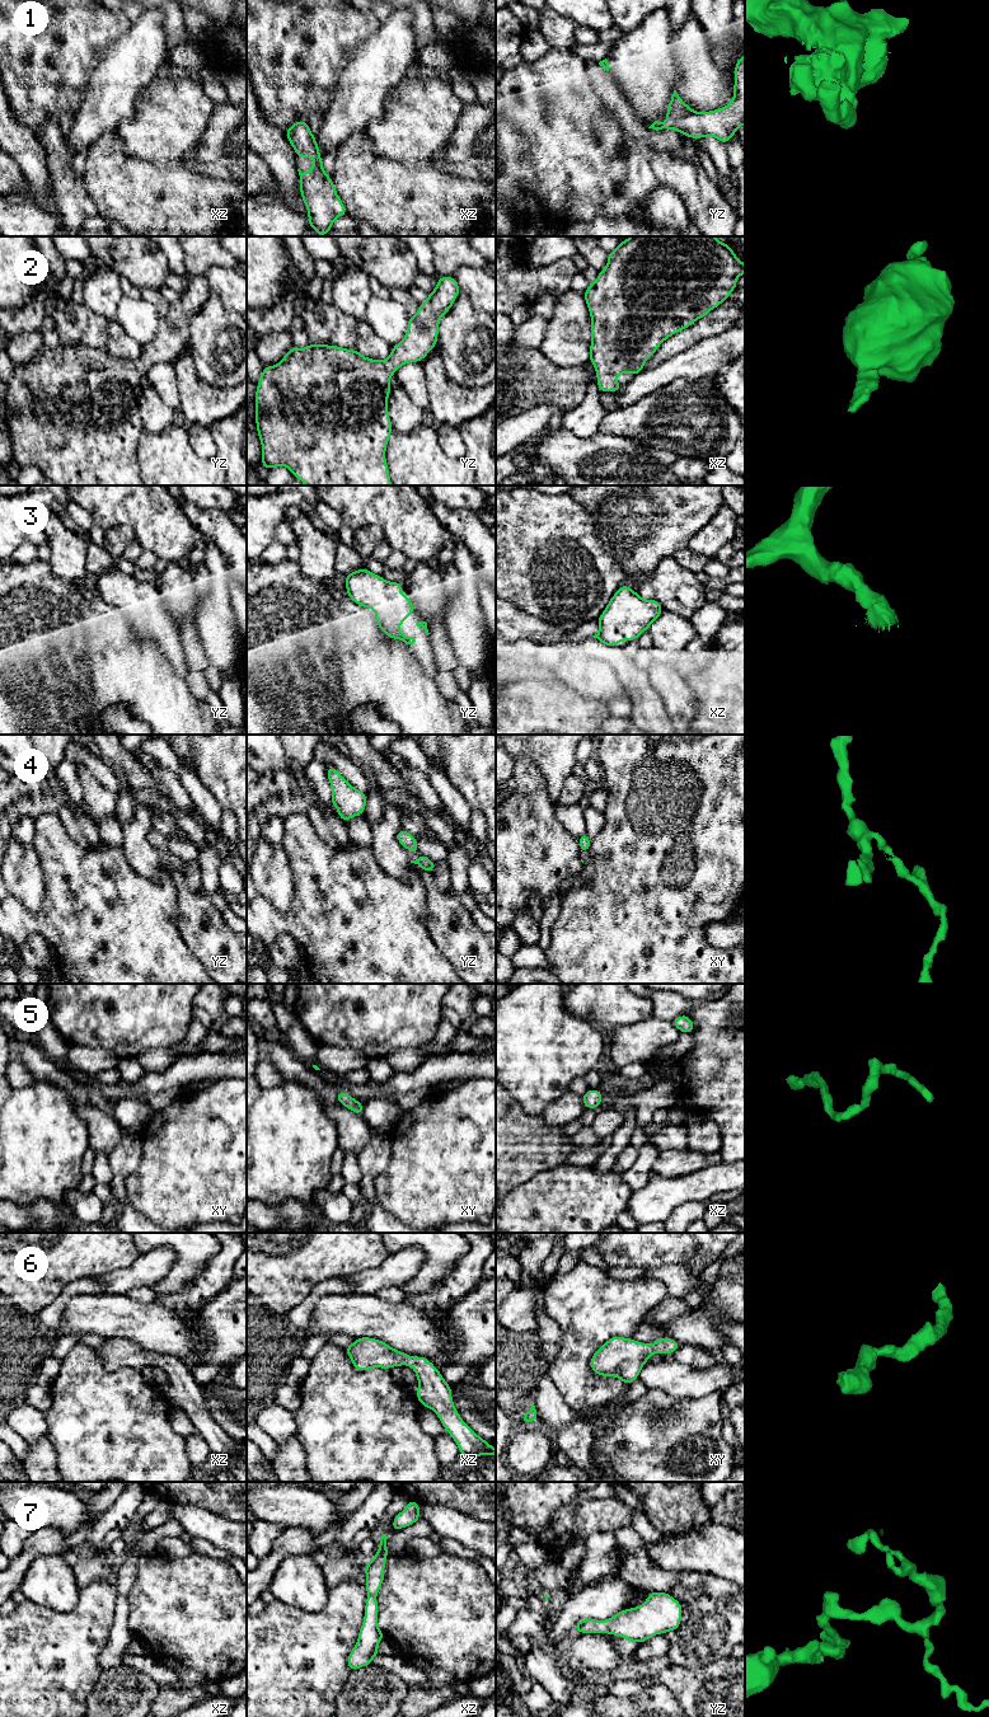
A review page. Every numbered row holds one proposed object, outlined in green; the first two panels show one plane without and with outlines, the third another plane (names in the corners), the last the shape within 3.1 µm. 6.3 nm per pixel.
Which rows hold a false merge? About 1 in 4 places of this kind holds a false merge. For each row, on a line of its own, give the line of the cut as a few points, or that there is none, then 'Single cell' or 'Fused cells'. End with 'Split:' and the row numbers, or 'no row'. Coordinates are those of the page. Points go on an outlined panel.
1: No split. Single cell
2: No split. Single cell
3: No split. Single cell
4: No split. Single cell
5: No split. Single cell
6: No split. Single cell
7: No split. Single cell
Split: no row

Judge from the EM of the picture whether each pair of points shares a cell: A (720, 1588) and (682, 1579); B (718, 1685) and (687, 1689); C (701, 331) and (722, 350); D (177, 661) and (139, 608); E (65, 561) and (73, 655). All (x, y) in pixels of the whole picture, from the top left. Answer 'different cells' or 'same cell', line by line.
A: same cell
B: same cell
C: different cells
D: same cell
E: different cells

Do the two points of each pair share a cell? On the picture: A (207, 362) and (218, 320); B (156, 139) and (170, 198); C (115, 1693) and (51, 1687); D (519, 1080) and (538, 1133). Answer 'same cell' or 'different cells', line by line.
A: same cell
B: different cells
C: different cells
D: different cells

